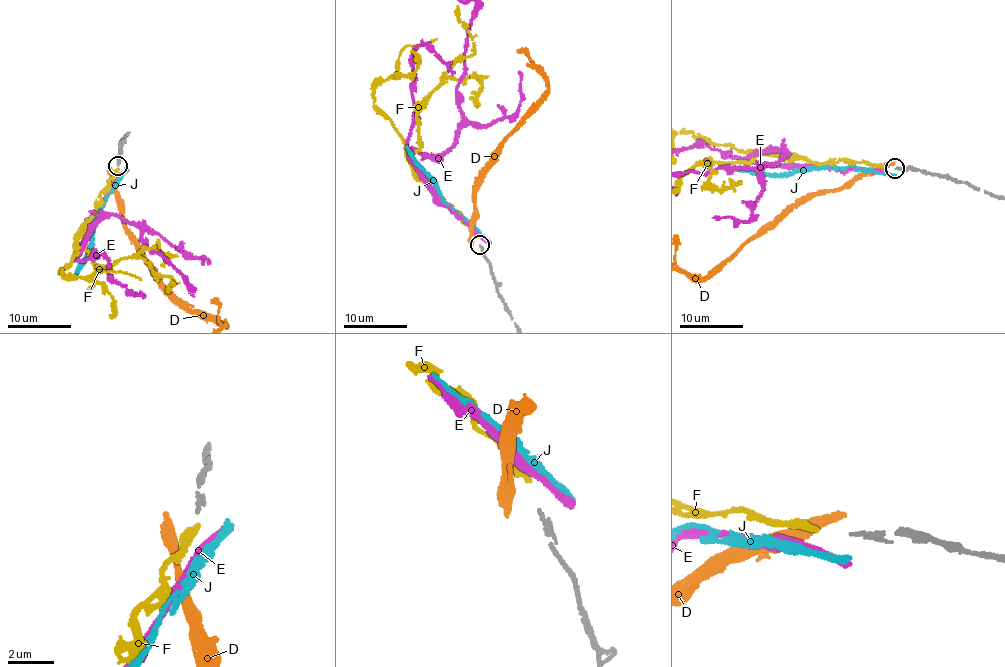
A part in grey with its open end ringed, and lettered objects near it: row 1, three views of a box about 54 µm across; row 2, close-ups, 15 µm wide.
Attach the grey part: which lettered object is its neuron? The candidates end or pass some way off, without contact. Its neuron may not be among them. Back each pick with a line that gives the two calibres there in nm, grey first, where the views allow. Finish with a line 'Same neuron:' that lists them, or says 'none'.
F: 130 nm thick on the grey side, 280 nm on the other
Same neuron: F

